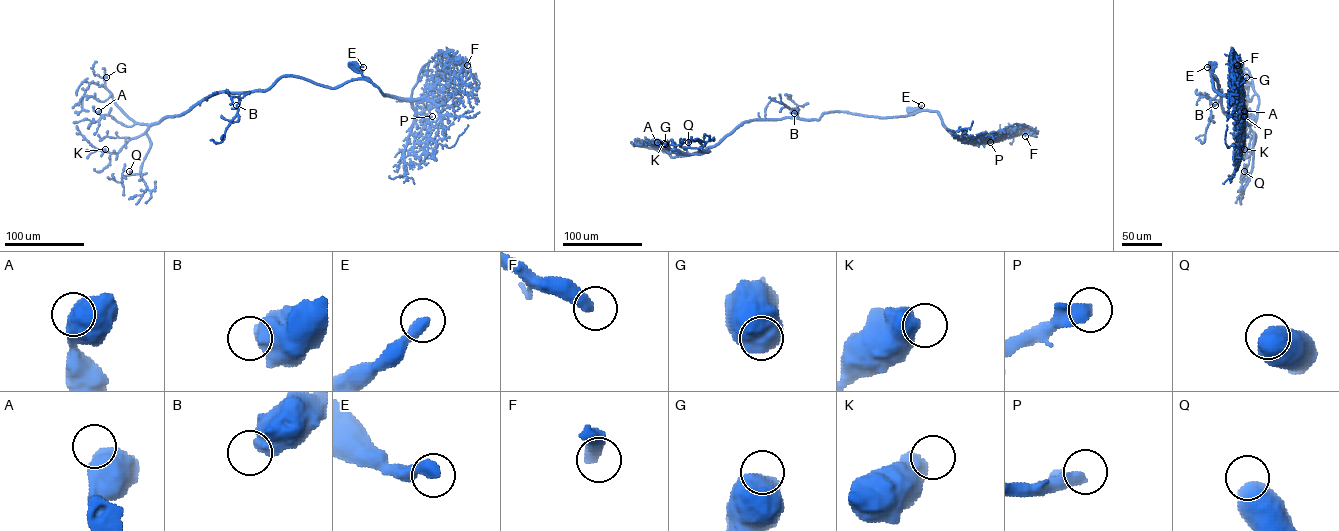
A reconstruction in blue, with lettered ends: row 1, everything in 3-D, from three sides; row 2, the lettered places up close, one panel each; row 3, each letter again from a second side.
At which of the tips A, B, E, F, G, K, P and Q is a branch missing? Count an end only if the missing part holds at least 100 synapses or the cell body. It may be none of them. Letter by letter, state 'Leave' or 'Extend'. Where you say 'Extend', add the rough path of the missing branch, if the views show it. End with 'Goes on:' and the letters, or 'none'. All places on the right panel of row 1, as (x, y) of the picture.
A: Leave
B: Leave
E: Leave
F: Leave
G: Leave
K: Leave
P: Extend
Q: Leave
Goes on: P

